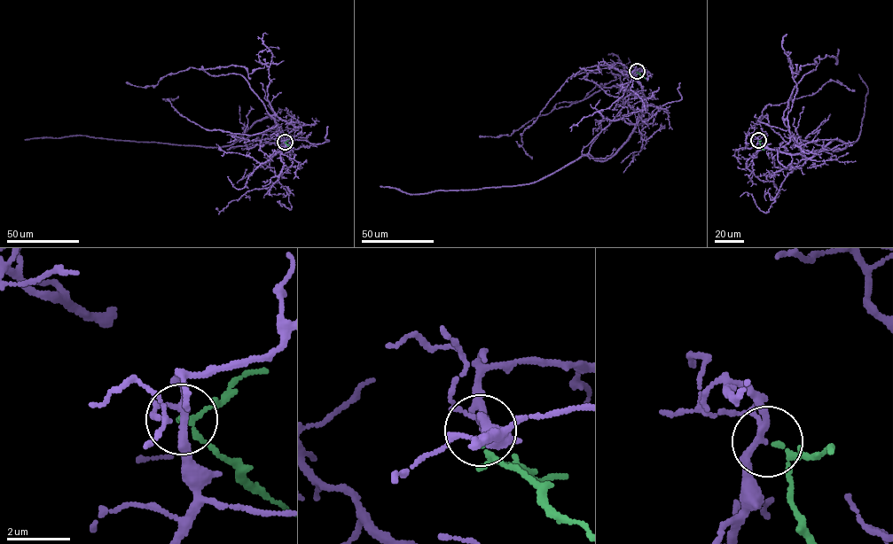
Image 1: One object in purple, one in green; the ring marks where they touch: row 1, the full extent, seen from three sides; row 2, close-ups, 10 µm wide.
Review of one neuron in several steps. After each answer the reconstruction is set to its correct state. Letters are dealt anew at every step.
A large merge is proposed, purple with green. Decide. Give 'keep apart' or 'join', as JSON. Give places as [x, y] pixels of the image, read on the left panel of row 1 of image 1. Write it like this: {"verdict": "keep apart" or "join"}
{"verdict": "join"}

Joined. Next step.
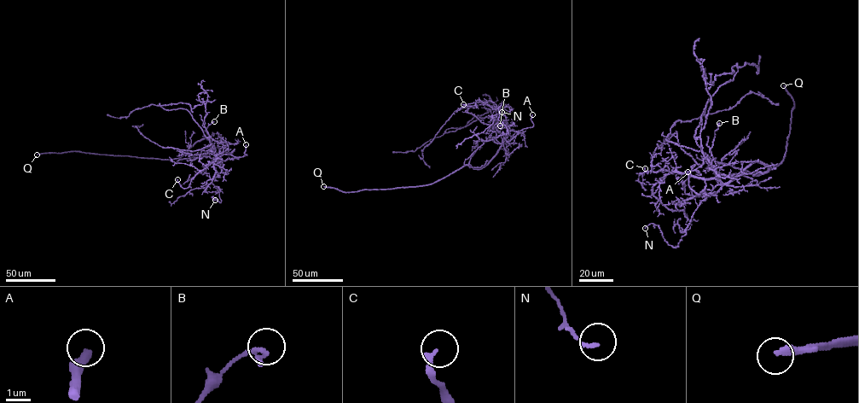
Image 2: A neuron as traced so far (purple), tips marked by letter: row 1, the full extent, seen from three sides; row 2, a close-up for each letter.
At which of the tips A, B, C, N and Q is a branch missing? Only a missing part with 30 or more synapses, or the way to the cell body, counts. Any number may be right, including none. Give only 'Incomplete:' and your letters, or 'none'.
Incomplete: A, Q

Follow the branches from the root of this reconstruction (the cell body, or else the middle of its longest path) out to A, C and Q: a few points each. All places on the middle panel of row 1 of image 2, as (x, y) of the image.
A: (469, 164), (477, 169), (487, 165), (510, 131), (532, 126), (532, 114)
C: (469, 164), (477, 169), (487, 165), (508, 127), (496, 108), (478, 100), (473, 106), (463, 104)
Q: (469, 164), (426, 185), (347, 192), (323, 186)

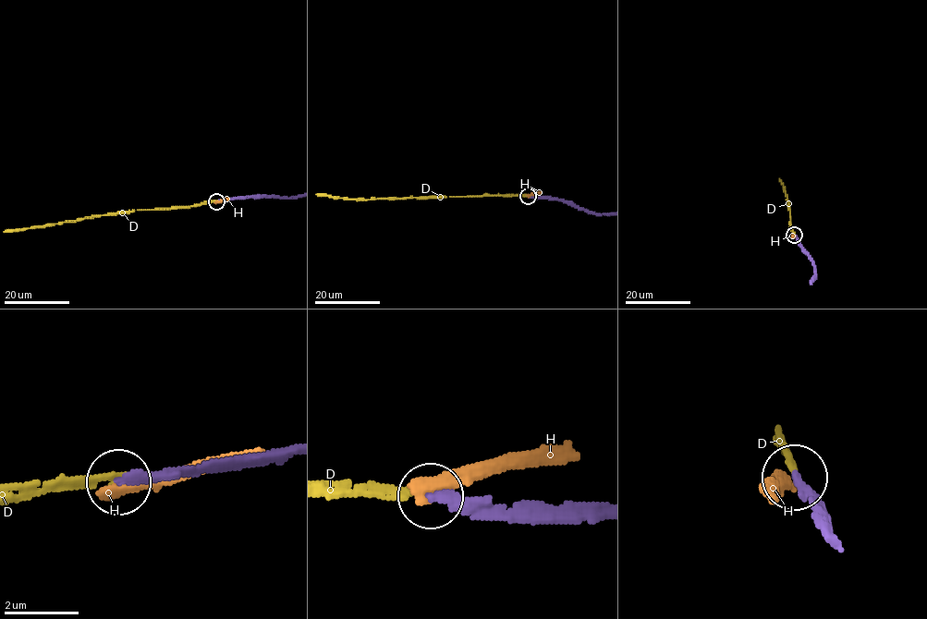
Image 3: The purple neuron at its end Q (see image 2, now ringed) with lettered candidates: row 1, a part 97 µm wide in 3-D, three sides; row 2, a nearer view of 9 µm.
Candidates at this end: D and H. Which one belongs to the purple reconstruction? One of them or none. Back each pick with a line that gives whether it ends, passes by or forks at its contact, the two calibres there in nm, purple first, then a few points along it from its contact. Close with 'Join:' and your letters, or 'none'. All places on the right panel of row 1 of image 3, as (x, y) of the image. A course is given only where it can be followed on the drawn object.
Join: none

